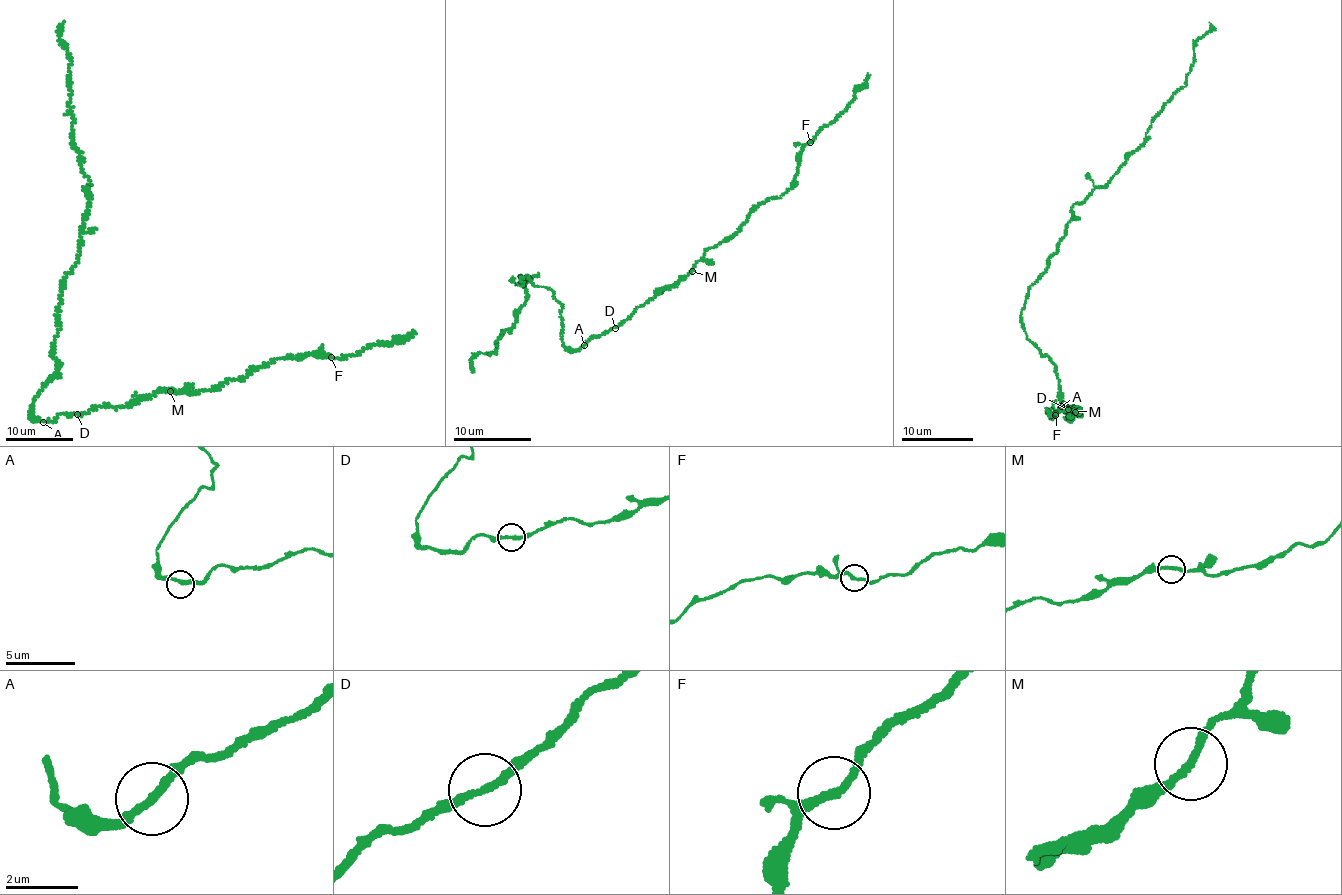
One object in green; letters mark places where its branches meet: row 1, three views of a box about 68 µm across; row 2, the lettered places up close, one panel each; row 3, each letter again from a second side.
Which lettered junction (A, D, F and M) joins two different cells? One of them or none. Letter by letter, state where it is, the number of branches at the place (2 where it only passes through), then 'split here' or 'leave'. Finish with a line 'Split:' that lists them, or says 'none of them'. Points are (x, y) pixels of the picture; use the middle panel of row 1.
A: place (584, 345); branches 2; leave
D: place (615, 328); branches 2; leave
F: place (810, 142); branches 2; leave
M: place (692, 271); branches 2; leave
Split: none of them

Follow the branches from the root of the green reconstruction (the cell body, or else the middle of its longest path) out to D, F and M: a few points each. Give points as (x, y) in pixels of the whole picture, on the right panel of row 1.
D: (1056, 375), (1063, 402), (1059, 406), (1065, 403), (1068, 409)
F: (1056, 375), (1059, 406), (1076, 412), (1066, 417), (1074, 419), (1071, 409), (1082, 409), (1056, 414)
M: (1056, 375), (1063, 402), (1059, 406), (1065, 403), (1071, 410), (1068, 408), (1068, 413), (1069, 410), (1075, 412)

